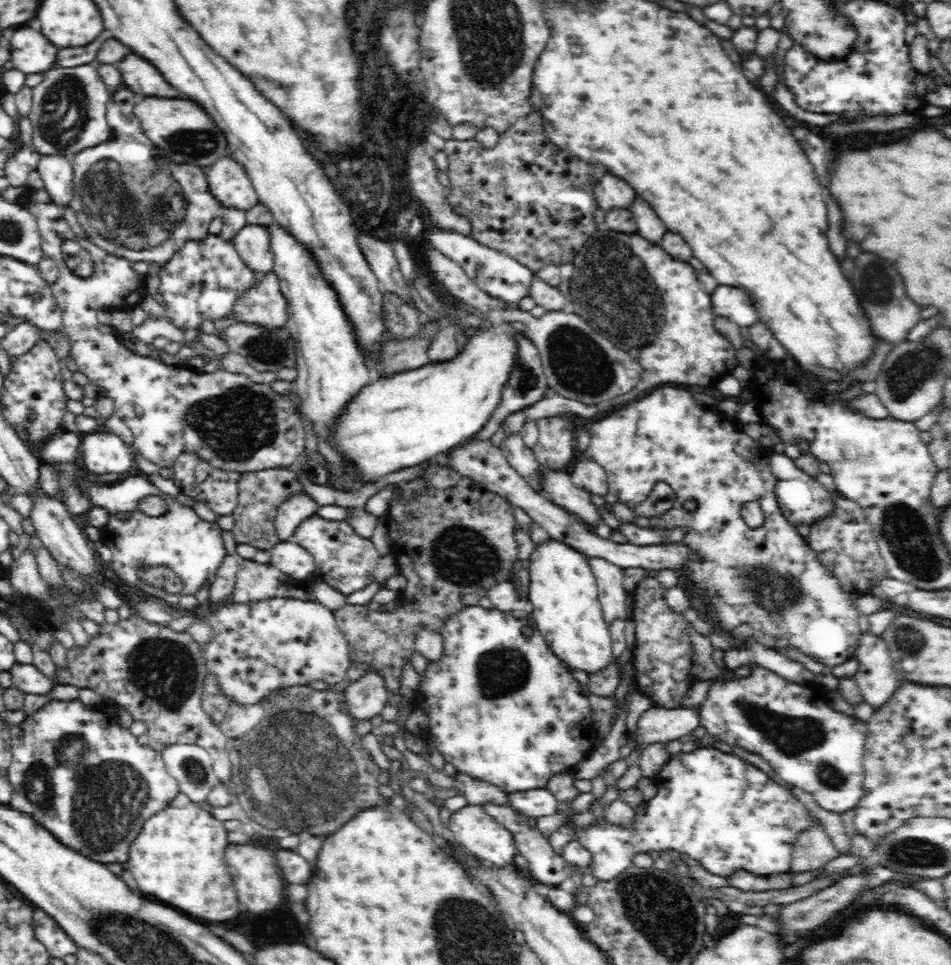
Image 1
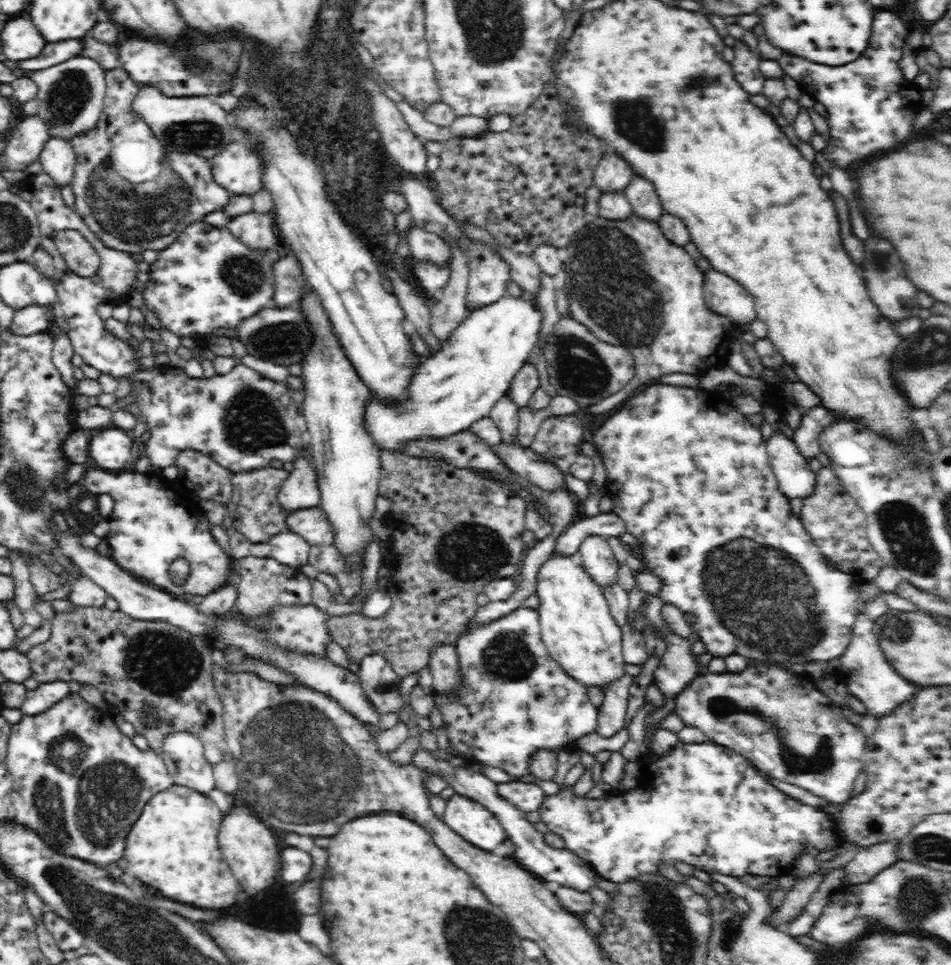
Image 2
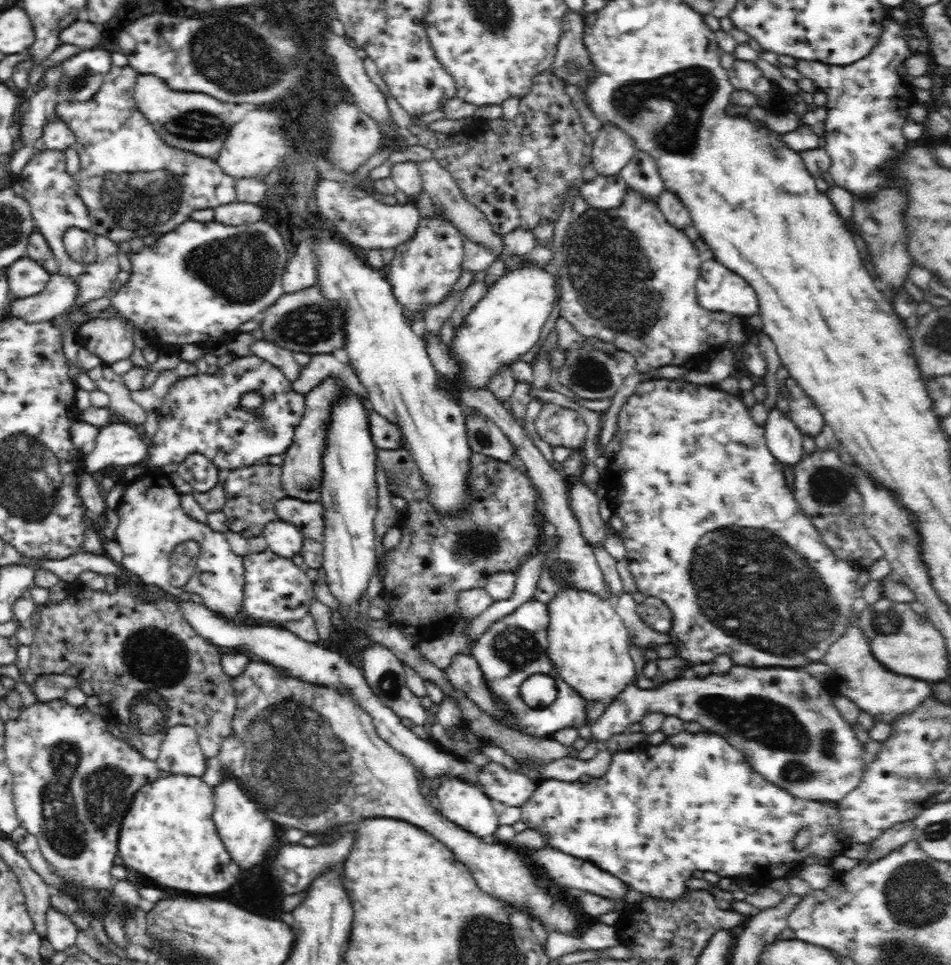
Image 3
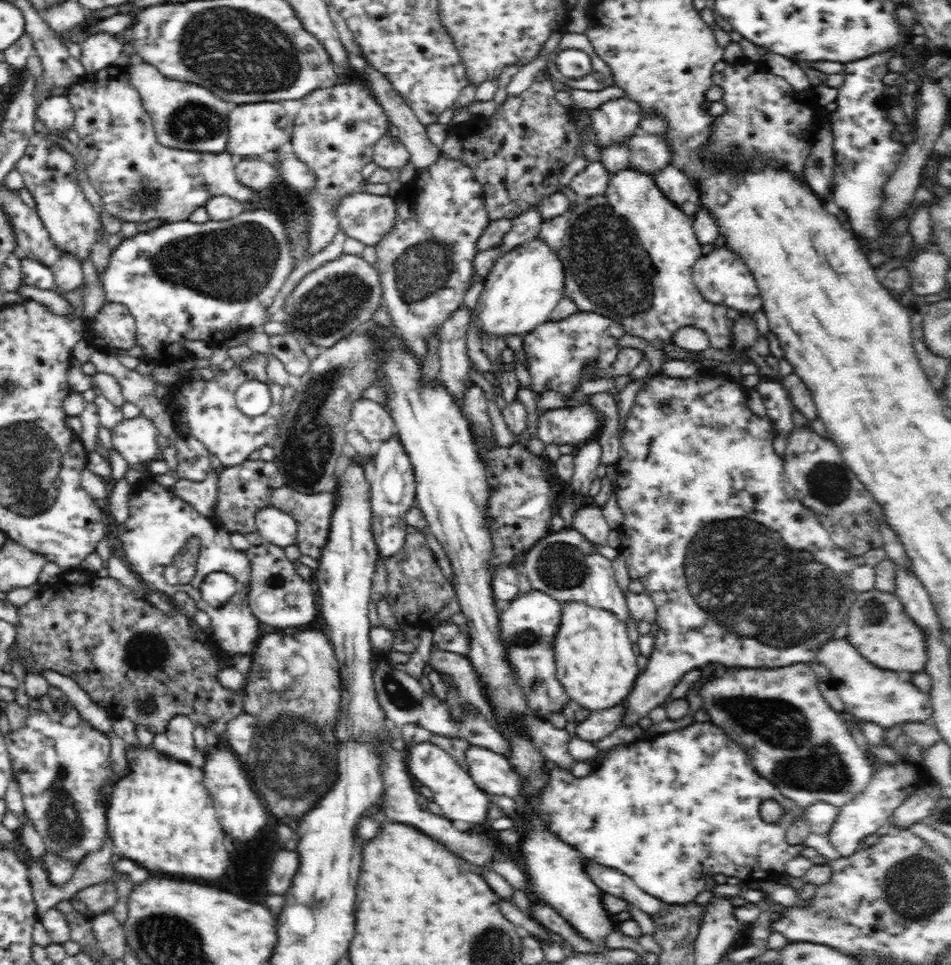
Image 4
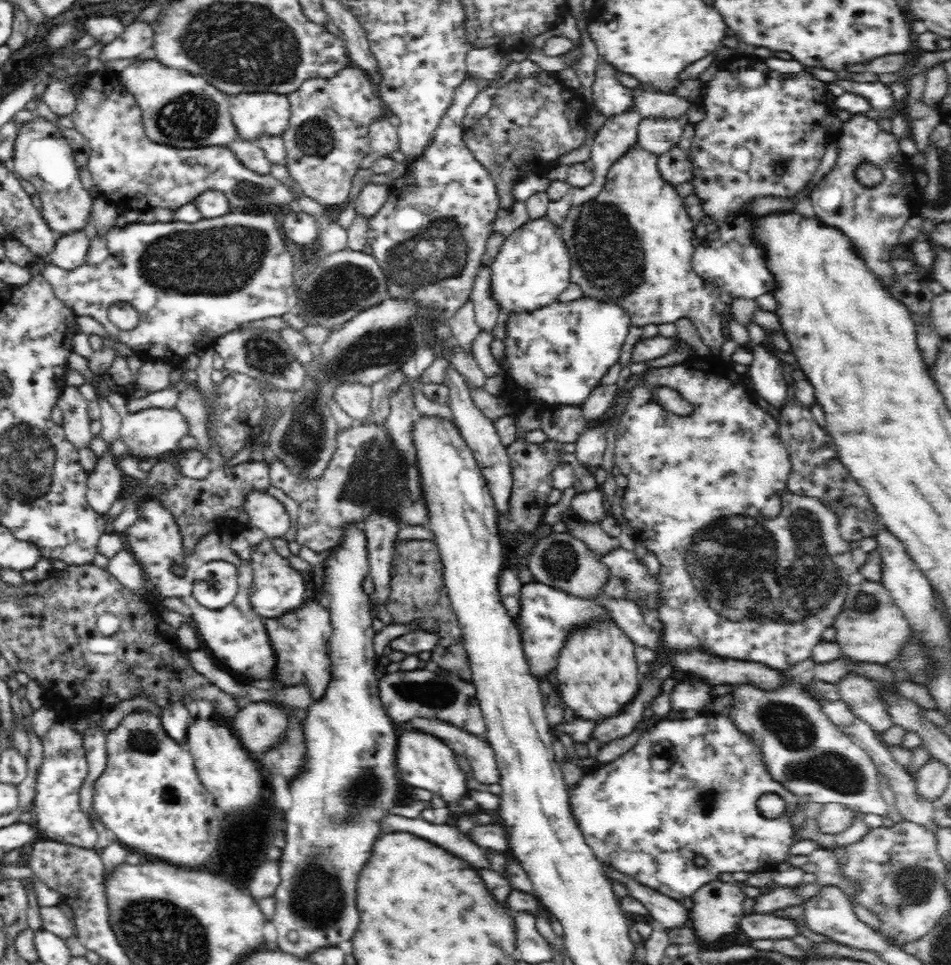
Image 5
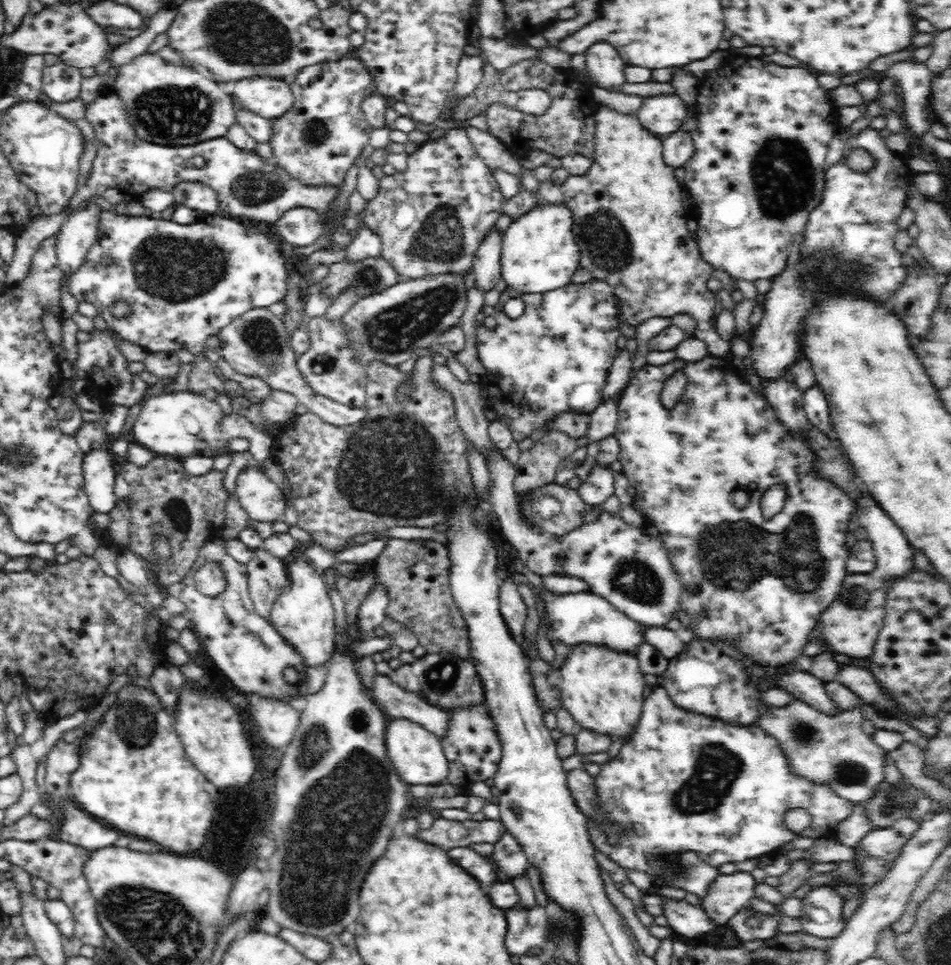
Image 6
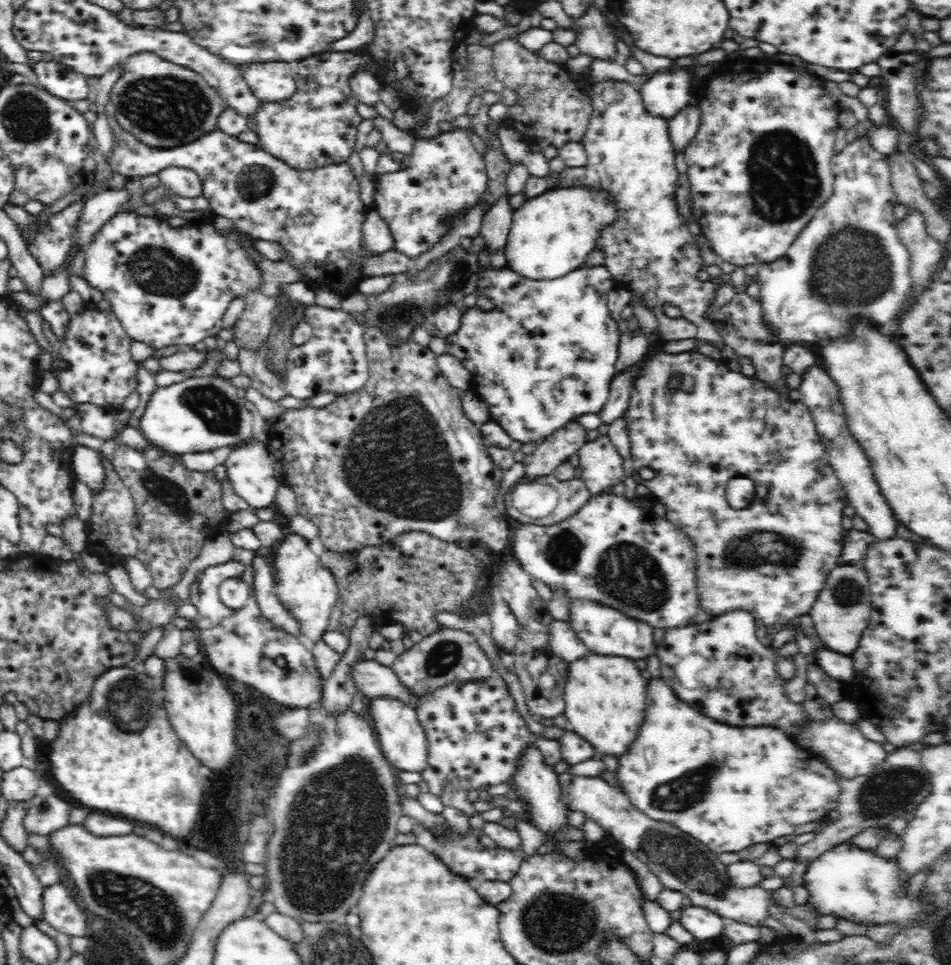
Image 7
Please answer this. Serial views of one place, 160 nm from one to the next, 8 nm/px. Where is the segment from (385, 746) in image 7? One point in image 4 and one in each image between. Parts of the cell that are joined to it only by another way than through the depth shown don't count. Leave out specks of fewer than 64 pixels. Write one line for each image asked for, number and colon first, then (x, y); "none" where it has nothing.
4: (460, 799)
5: (424, 761)
6: (415, 752)

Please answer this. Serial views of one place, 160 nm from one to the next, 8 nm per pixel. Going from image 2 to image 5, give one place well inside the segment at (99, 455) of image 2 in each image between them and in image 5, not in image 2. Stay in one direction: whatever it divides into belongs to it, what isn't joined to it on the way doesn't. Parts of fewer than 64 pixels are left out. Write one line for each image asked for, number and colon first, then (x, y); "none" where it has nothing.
3: (118, 444)
4: (135, 440)
5: (151, 432)

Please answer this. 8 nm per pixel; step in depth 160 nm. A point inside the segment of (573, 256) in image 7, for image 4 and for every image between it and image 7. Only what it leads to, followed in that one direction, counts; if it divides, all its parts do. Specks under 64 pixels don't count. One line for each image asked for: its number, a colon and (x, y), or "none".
4: (520, 291)
5: (533, 267)
6: (539, 252)

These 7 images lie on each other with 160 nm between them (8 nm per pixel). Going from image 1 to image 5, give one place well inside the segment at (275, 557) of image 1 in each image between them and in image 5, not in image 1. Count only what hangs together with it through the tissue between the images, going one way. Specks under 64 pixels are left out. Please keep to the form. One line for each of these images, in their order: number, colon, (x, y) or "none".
2: (288, 548)
3: (284, 539)
4: (274, 526)
5: (265, 512)

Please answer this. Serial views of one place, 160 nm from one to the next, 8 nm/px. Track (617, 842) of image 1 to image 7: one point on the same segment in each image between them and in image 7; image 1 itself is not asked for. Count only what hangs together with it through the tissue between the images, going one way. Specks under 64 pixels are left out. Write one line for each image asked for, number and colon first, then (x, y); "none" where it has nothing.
2: (701, 804)
3: (705, 809)
4: (687, 805)
5: (673, 796)
6: (682, 782)
7: (730, 788)

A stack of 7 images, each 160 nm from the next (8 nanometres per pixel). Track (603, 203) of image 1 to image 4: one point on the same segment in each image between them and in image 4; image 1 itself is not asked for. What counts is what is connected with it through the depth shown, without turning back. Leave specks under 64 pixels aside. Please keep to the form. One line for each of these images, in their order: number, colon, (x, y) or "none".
2: (612, 174)
3: (612, 148)
4: (614, 123)

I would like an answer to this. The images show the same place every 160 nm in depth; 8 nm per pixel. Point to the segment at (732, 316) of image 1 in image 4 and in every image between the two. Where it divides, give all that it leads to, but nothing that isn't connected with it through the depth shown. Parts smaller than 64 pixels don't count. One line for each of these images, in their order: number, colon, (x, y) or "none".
2: (722, 295)
3: (719, 290)
4: (722, 277)

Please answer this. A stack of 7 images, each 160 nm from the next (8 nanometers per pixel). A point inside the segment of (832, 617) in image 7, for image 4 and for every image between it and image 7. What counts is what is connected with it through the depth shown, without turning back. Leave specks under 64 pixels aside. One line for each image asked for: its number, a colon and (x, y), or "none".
4: (883, 632)
5: (875, 636)
6: (856, 640)

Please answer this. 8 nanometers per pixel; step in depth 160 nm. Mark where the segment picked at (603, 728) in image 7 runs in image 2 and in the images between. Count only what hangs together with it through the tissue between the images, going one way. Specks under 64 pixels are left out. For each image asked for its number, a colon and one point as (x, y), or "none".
2: (580, 634)
3: (588, 642)
4: (595, 661)
5: (597, 676)
6: (603, 690)

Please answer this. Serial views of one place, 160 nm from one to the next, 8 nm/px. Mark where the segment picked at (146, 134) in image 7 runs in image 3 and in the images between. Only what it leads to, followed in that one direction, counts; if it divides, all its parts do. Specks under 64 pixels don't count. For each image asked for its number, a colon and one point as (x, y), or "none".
3: (192, 121)
4: (185, 116)
5: (174, 112)
6: (164, 104)

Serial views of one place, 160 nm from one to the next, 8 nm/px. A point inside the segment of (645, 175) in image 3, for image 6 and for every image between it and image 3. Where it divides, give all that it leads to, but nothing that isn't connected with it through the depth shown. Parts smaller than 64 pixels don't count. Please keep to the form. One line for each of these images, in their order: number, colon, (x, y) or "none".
4: (648, 153)
5: (657, 134)
6: (663, 113)

